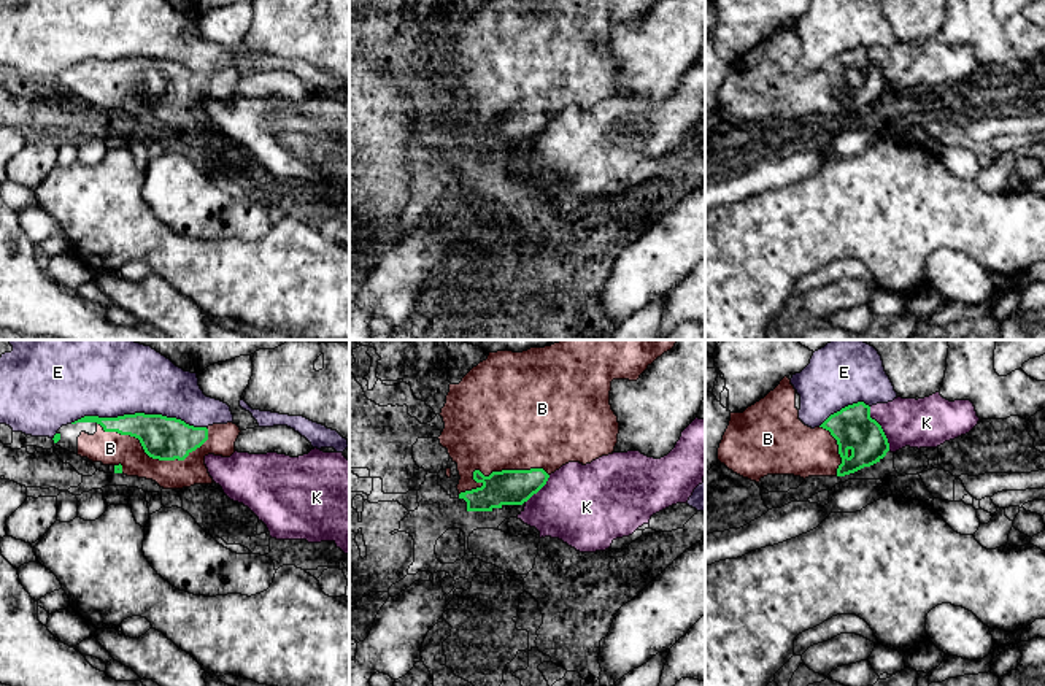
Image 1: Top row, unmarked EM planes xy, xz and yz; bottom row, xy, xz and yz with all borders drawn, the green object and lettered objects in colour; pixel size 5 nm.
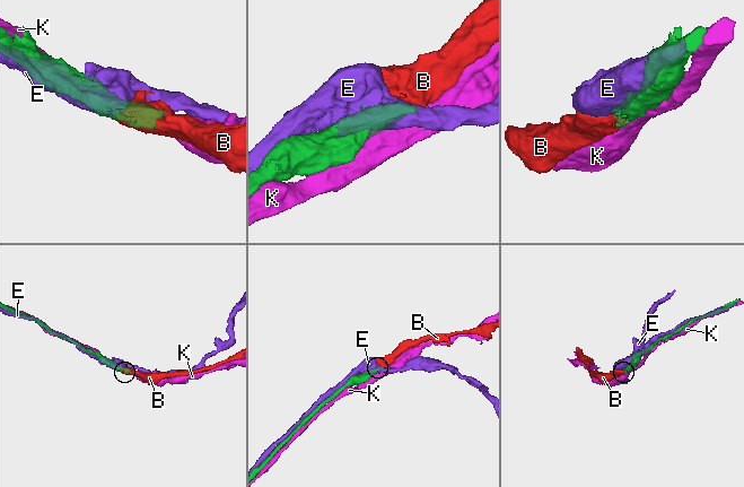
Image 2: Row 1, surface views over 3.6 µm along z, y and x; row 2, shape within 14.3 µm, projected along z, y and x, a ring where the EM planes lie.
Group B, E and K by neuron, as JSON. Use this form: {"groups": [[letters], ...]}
{"groups": [["B"], ["E"], ["K"]]}

